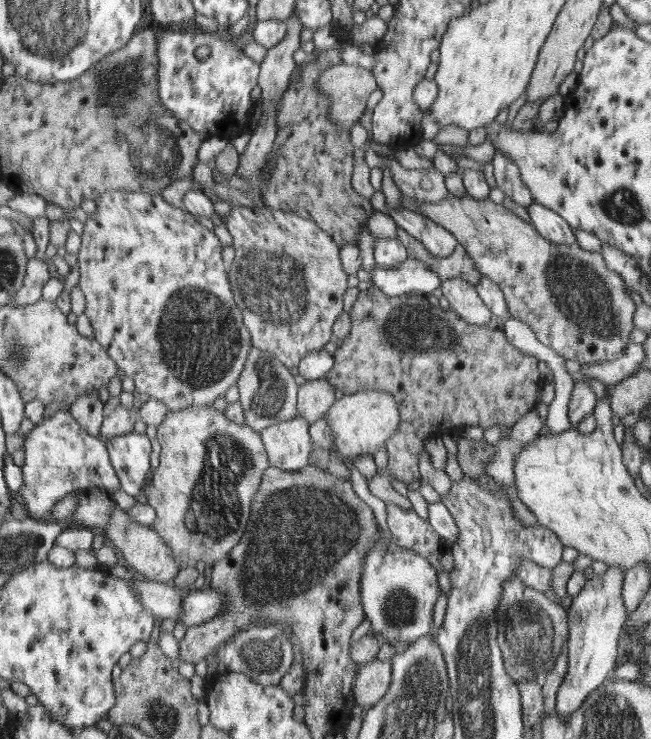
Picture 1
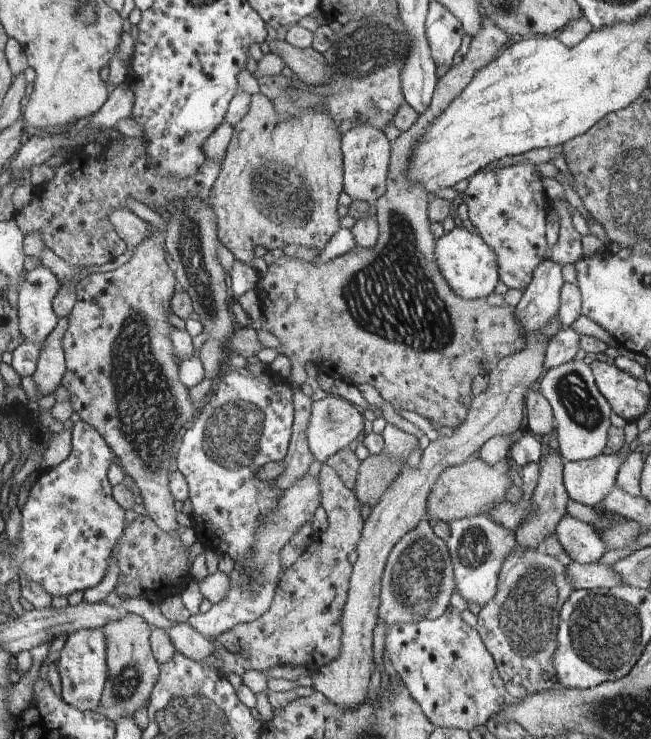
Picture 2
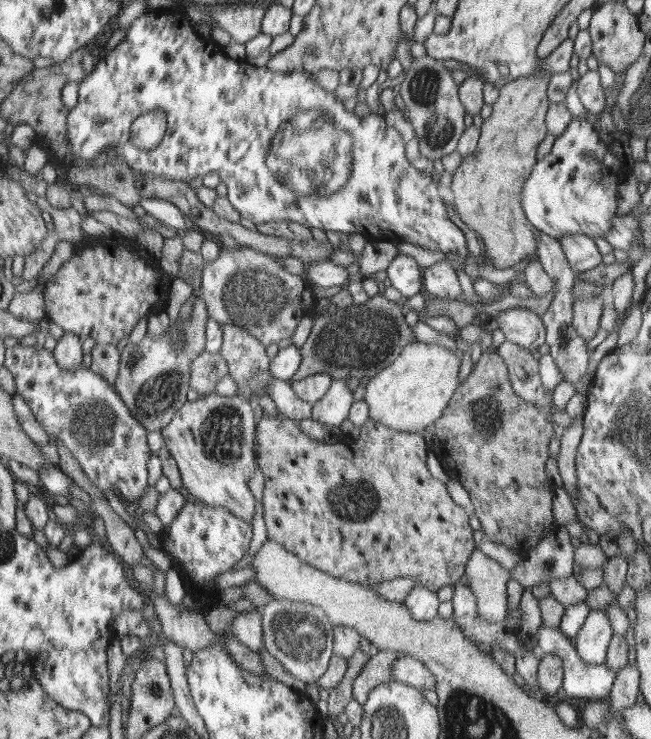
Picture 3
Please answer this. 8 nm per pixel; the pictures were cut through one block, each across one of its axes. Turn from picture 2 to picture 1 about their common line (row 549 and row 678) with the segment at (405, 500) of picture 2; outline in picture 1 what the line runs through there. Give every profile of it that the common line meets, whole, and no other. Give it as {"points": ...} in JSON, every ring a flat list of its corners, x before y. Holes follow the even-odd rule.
{"points":[[374,660,361,665,356,679,356,704,369,709,387,695,392,683,391,661]]}

